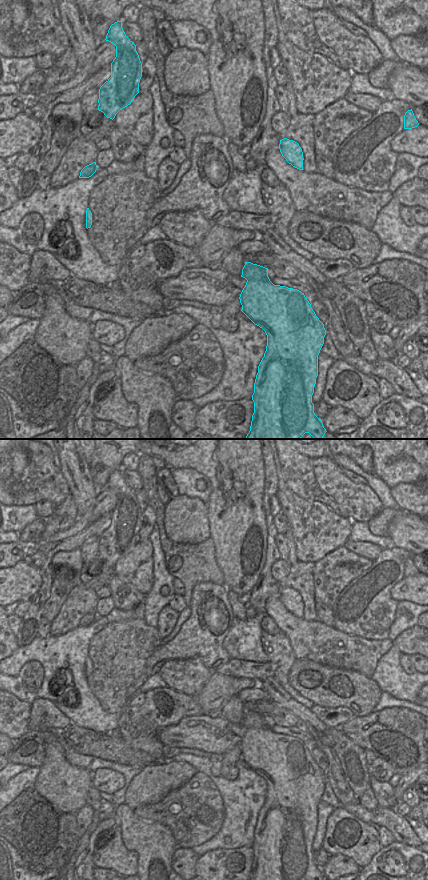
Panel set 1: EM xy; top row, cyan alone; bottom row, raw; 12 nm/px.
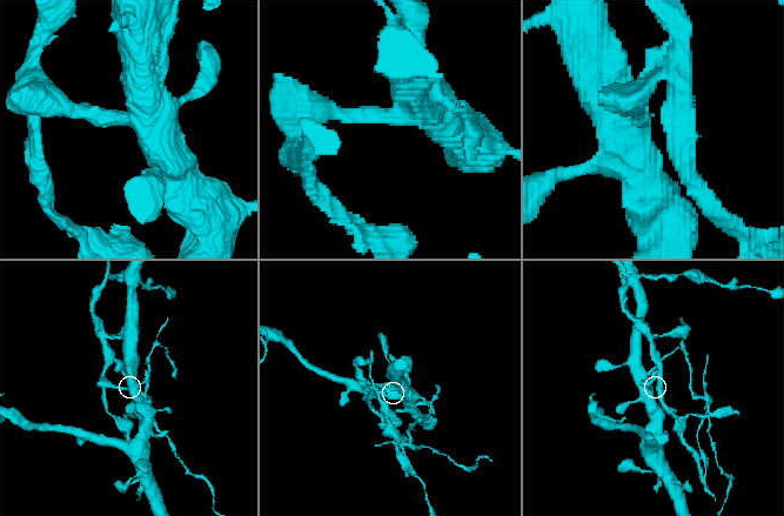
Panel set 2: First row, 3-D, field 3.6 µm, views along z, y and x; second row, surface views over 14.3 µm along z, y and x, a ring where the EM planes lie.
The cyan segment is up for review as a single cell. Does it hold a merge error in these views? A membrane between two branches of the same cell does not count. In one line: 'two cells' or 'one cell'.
two cells

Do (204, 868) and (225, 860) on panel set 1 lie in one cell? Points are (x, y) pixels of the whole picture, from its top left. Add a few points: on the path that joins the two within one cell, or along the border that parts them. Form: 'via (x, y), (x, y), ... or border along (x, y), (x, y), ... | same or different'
via (209, 868), (220, 865) | same

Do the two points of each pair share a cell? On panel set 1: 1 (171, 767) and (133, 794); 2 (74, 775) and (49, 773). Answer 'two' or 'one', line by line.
1: one
2: one

